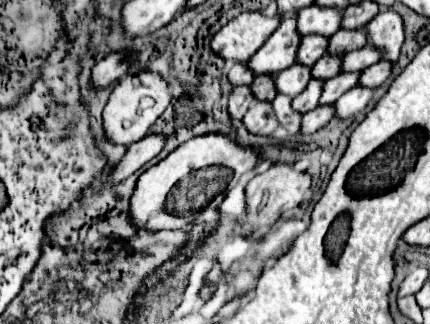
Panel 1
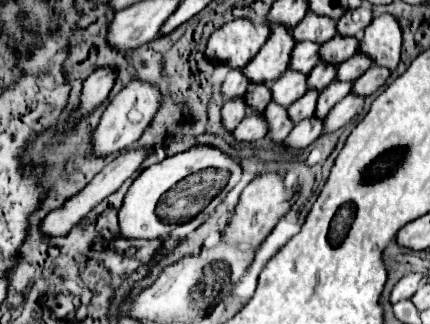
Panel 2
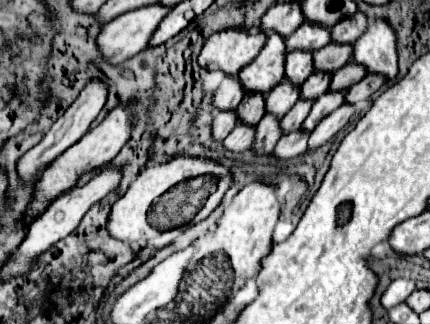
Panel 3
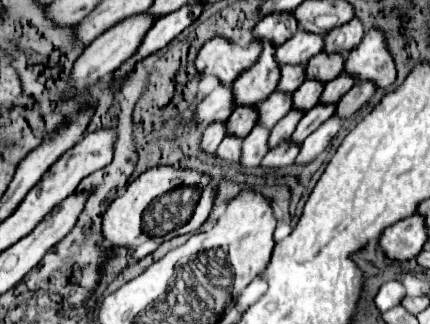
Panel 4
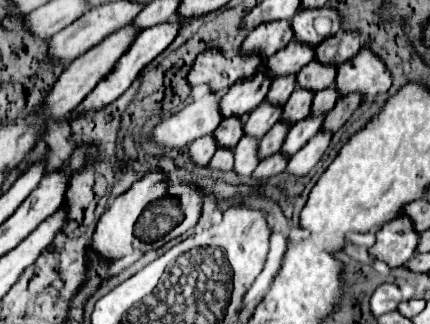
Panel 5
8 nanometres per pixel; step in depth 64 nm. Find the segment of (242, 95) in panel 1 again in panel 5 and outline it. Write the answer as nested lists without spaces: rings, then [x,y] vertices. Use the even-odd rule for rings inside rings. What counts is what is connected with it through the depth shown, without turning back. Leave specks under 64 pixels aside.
[[[206,134],[206,136],[202,136],[190,144],[190,156],[194,158],[194,162],[198,166],[206,166],[210,162],[210,158],[214,156],[216,148],[218,146],[216,146],[214,134]]]

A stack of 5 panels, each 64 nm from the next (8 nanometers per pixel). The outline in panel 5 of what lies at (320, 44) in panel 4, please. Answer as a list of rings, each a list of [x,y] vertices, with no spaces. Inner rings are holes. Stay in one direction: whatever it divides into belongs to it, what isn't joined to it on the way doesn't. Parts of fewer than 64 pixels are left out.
[[[292,40],[288,46],[284,46],[280,52],[268,58],[268,70],[272,76],[288,74],[288,72],[300,72],[300,68],[316,58],[316,46],[314,44],[302,44],[300,40]]]

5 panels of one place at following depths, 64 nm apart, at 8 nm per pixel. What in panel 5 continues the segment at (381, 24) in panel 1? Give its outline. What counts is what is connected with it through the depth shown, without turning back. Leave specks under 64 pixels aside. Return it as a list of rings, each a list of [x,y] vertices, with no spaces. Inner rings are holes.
[[[366,44],[354,58],[338,66],[336,84],[344,88],[344,94],[348,92],[362,92],[364,96],[382,94],[392,86],[392,74],[384,64],[384,60],[376,52],[372,52],[372,48]]]

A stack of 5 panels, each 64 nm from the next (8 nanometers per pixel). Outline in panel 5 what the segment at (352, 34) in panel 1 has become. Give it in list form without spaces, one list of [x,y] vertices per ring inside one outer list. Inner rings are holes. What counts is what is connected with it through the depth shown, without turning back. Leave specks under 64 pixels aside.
[[[312,60],[298,72],[298,86],[318,92],[320,88],[328,88],[328,84],[334,84],[336,72],[336,64],[322,64],[318,60]]]

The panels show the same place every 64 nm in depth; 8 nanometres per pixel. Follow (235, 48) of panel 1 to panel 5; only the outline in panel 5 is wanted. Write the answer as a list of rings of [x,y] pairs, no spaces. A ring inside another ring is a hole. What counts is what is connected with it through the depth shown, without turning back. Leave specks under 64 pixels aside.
[[[206,48],[204,52],[198,54],[190,74],[188,74],[188,82],[192,86],[208,82],[212,84],[212,90],[226,90],[230,88],[230,84],[234,84],[240,78],[248,78],[252,76],[258,66],[262,64],[260,54],[252,52],[250,54],[242,54],[238,52],[232,58],[226,58],[226,54],[220,48]]]

